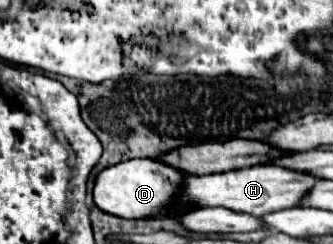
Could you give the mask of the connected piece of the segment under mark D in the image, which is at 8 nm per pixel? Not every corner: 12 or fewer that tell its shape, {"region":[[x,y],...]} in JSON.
{"region":[[130,159],[96,175],[104,213],[144,219],[178,195],[184,173]]}

